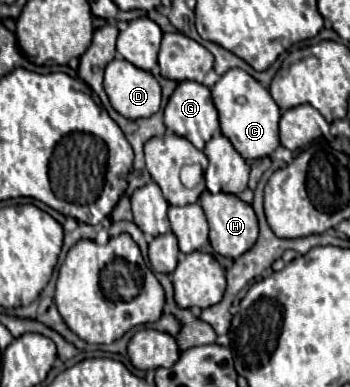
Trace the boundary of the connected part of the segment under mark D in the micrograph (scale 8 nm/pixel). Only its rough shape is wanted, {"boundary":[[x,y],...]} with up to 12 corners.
{"boundary":[[116,57],[104,89],[126,119],[160,109],[152,73]]}

